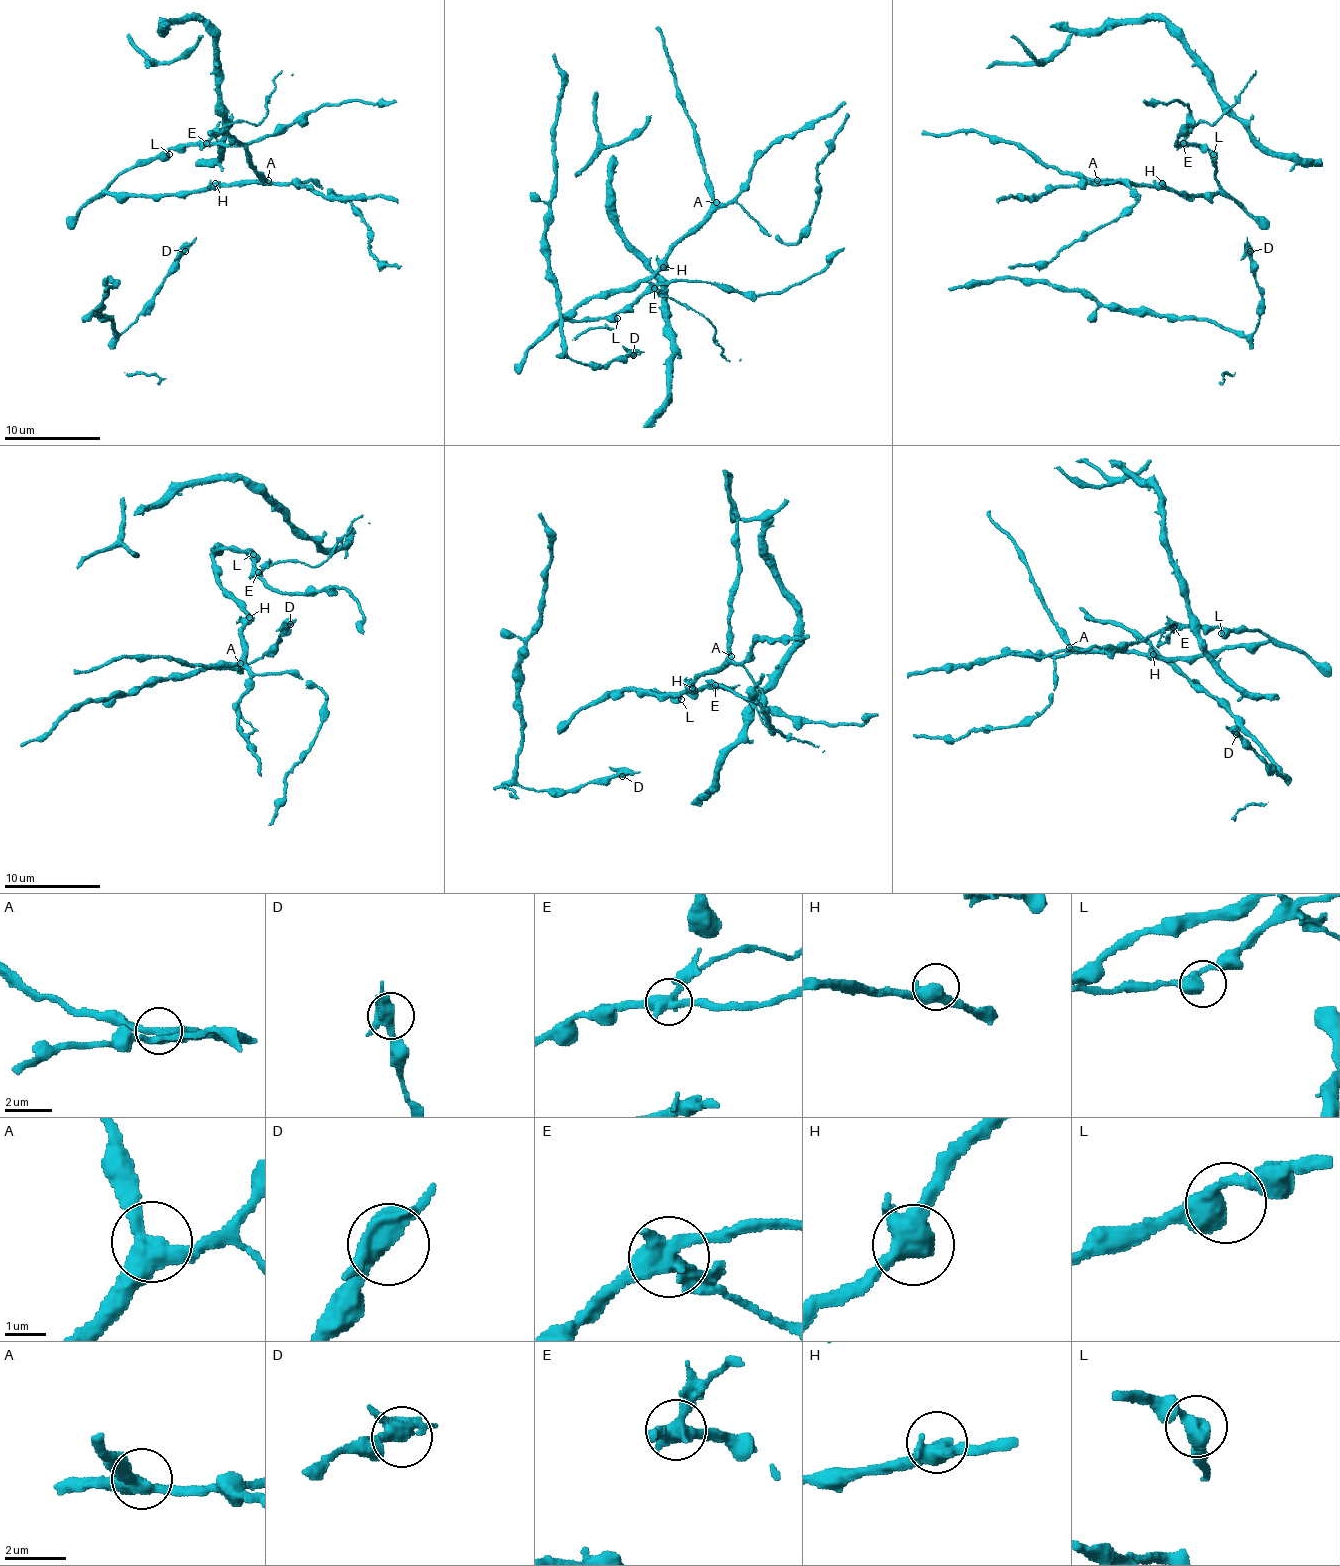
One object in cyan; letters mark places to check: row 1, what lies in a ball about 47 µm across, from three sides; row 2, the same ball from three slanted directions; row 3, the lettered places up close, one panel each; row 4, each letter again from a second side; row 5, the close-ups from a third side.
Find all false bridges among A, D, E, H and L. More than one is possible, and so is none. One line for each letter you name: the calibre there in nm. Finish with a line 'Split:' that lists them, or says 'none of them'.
E: calibre 460 nm
Split: E

